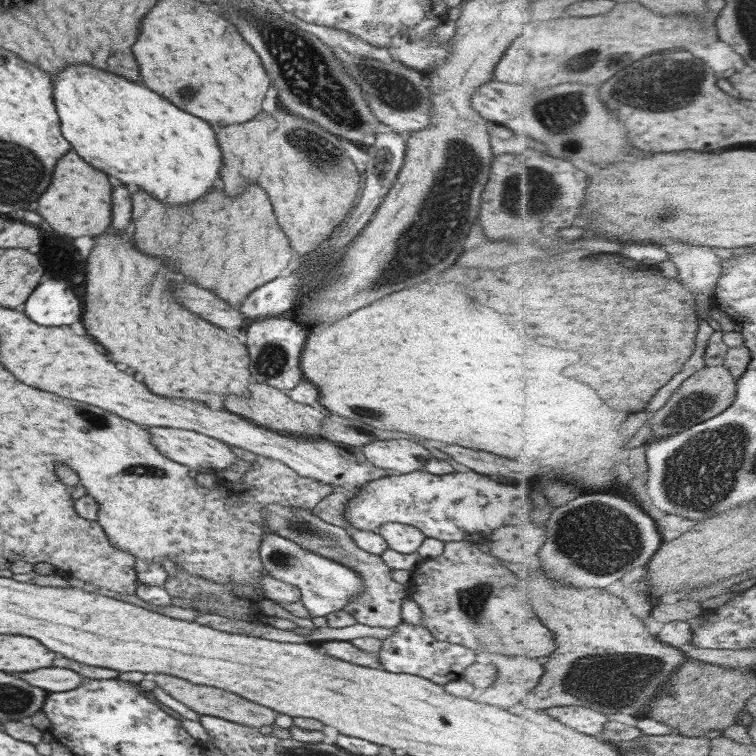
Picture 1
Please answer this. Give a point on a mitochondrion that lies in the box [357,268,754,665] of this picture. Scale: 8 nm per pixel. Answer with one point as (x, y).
(698, 476)

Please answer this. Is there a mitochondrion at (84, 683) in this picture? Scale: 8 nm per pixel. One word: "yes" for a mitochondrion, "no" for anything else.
no

